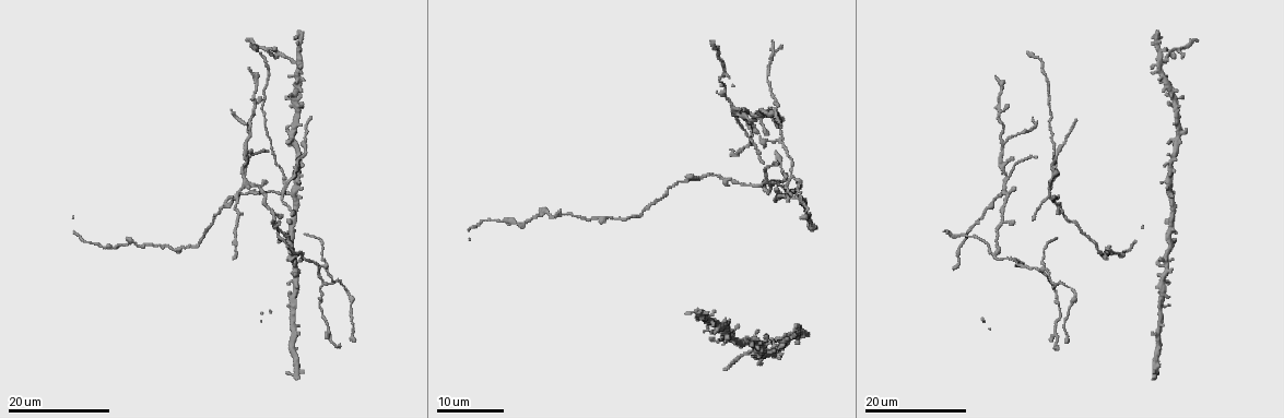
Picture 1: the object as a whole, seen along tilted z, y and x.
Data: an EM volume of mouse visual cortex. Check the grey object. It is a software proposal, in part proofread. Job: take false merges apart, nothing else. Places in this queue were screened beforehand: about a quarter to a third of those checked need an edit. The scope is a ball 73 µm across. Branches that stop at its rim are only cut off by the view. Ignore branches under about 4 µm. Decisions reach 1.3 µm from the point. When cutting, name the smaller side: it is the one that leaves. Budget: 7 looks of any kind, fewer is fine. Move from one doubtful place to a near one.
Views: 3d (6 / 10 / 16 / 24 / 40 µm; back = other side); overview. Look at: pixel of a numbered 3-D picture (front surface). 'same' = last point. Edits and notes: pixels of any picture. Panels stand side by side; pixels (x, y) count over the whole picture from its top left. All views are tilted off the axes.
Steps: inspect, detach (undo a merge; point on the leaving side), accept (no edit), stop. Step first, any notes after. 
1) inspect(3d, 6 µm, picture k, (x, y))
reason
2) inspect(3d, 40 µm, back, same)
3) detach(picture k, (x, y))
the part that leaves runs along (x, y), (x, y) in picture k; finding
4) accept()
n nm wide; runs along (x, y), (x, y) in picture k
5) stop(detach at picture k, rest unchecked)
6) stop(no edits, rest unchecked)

inspect(3d, 24 µm, picture 1, (713, 314))

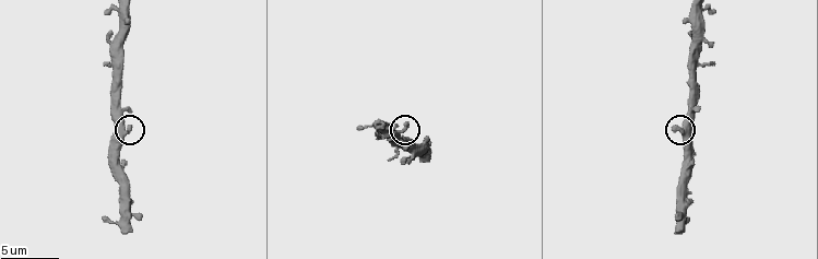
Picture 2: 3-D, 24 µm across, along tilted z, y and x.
inspect(3d, 6 µm, picture 2, (129, 129))

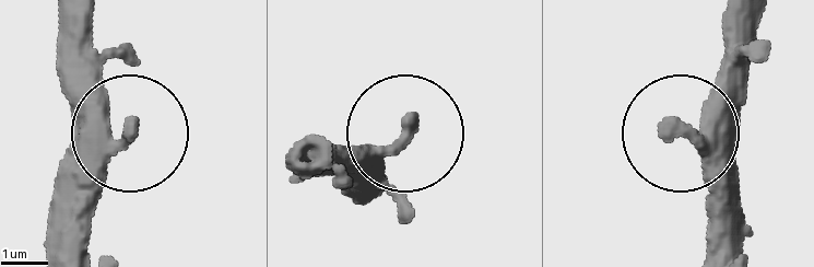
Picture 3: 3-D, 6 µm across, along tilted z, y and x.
accept()
runs along (85, 24), (89, 82), (124, 135), (49, 219) in picture 3; continuous, no second neuron

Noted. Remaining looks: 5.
inspect(3d, 16 µm, picture 1, (322, 265))
a fork

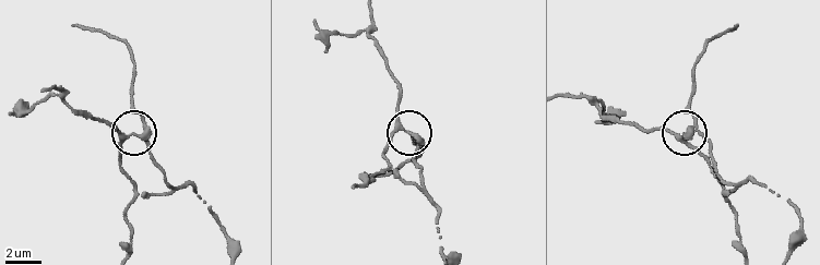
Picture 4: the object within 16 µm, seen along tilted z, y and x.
inspect(3d, 10 µm, picture 4, (129, 134))

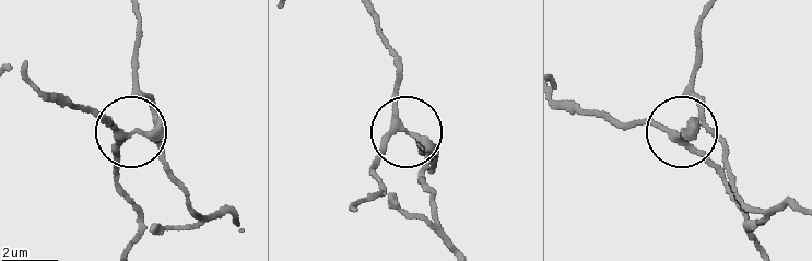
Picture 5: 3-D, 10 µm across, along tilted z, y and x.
inspect(3d, 10 µm, back, picture 5, (127, 134))

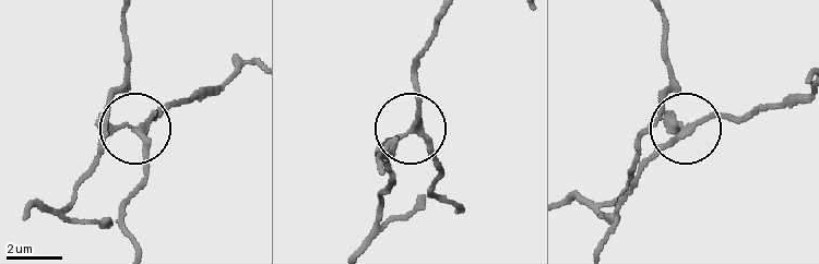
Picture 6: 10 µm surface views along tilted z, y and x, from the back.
accept()
all the same neuron

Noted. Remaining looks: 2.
inspect(3d, 24 µm, picture 1, (992, 253))
three-way junction

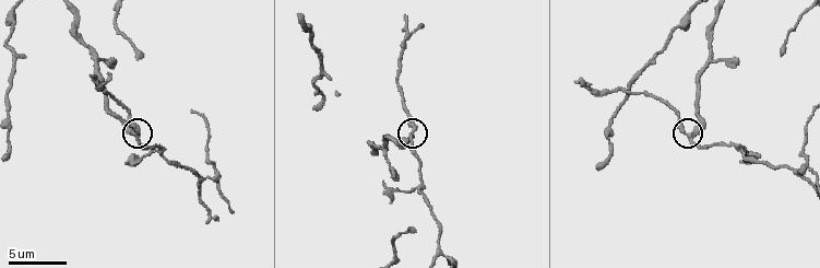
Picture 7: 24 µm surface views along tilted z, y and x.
inspect(3d, 10 µm, picture 7, (690, 133))

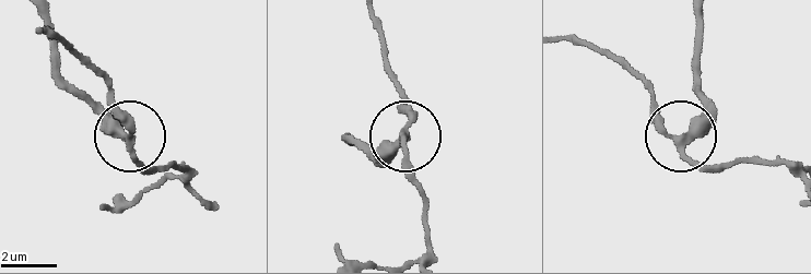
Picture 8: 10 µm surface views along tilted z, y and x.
detach(picture 8, (103, 119))
3 arms; a second neuron is stuck on

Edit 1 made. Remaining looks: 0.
stop(detach at picture 8, rest unchecked)

